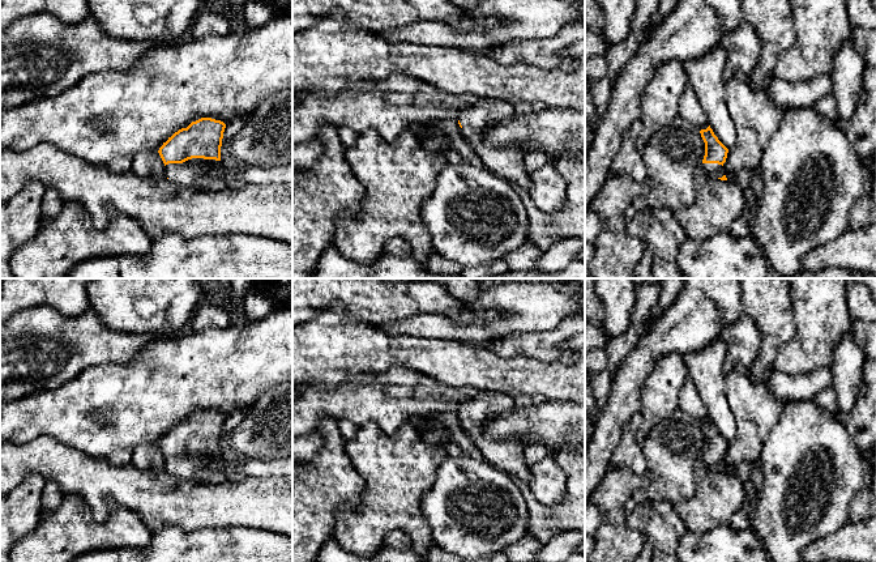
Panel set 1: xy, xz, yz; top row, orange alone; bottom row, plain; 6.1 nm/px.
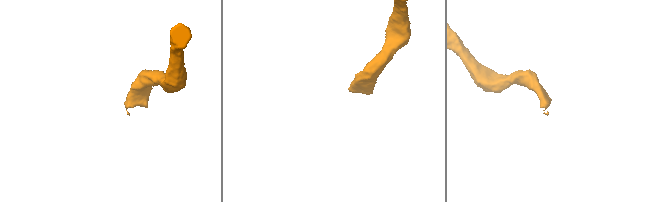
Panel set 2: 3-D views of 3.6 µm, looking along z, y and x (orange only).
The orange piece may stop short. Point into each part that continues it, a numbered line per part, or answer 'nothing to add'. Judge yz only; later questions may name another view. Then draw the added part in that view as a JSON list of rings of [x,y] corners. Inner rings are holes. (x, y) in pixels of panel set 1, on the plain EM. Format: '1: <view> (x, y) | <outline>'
1: yz (714, 462) | [[[704,456],[705,461],[715,471],[722,471],[725,468],[725,461],[718,456]]]

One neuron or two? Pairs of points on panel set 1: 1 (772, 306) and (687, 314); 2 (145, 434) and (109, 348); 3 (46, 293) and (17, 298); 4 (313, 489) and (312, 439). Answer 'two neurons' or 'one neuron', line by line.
1: two neurons
2: two neurons
3: one neuron
4: two neurons

